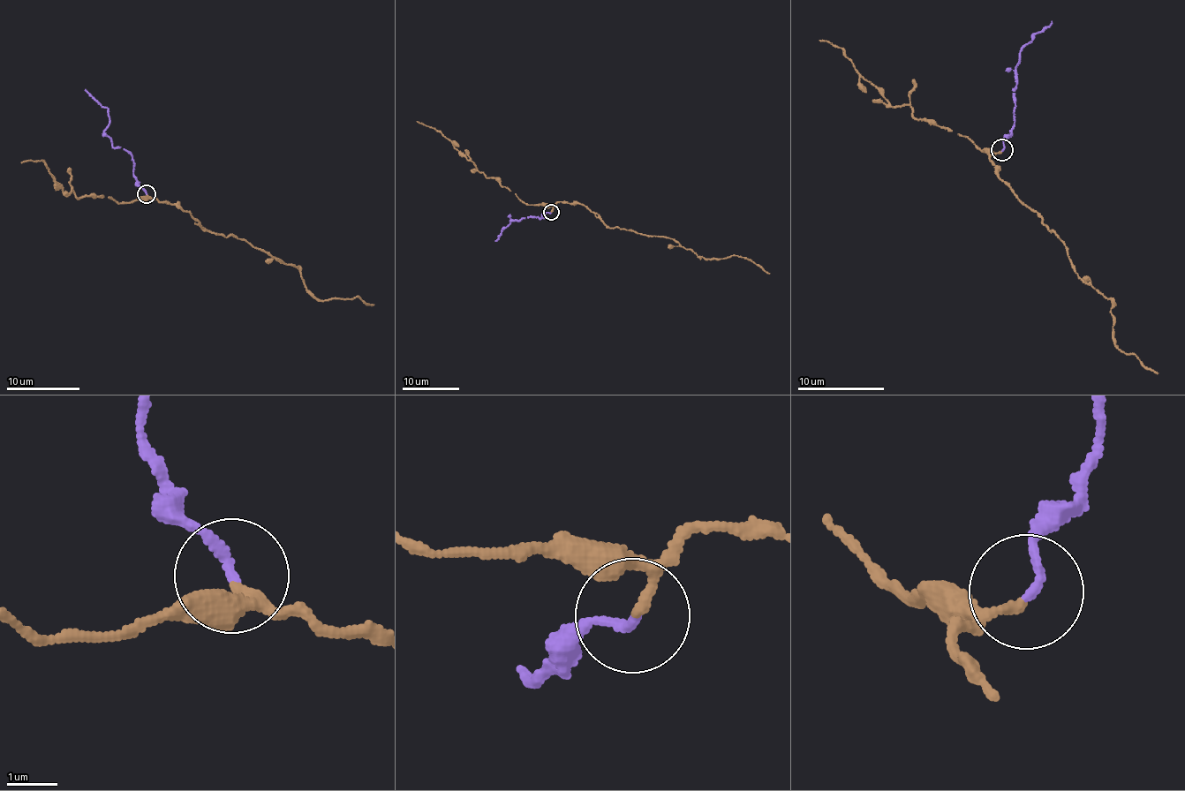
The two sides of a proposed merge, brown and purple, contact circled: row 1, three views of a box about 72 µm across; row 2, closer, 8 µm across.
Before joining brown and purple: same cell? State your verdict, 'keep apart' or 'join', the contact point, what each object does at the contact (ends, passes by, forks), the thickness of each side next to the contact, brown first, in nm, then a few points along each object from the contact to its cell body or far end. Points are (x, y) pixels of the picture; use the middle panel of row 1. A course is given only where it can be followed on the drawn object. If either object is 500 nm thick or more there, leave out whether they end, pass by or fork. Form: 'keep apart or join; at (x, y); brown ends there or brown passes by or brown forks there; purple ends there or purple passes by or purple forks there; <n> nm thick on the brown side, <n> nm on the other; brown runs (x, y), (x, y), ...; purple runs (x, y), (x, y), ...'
join; at (551, 212); brown ends there; purple ends there; 170 nm thick on the brown side, 170 nm on the other; brown runs (551, 212), (561, 201), (582, 203), (609, 227), (662, 236), (707, 259), (737, 255), (750, 259), (770, 273); purple runs (551, 212), (540, 219), (538, 216), (518, 221), (511, 219), (509, 225), (494, 241)

